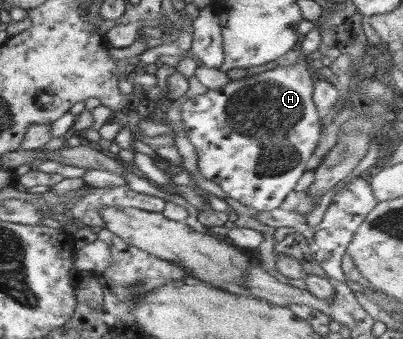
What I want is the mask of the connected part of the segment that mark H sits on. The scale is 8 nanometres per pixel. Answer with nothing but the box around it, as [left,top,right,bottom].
[182,61,323,212]

